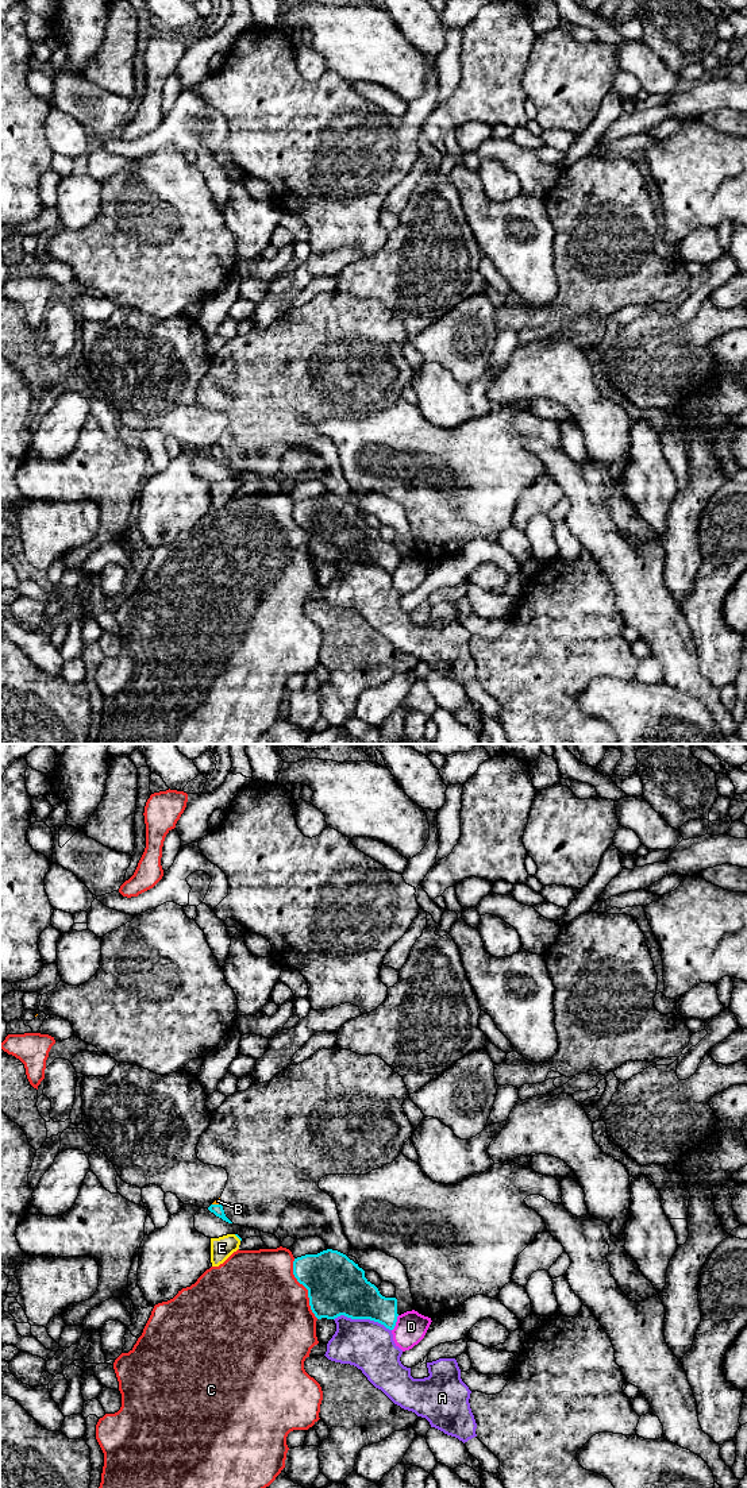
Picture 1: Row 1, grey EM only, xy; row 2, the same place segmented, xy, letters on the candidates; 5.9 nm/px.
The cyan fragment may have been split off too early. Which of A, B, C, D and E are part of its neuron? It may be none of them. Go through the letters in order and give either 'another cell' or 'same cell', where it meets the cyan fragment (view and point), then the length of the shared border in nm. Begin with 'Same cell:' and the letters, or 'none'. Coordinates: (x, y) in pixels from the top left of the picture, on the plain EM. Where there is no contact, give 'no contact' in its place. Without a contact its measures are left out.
Same cell: B
A: another cell; contact xy (362, 562); length 360 nm
B: same cell; contact xy (216, 448); length 60 nm
C: another cell; contact xy (305, 531); length 380 nm
D: another cell; contact xy (395, 567); length 100 nm
E: another cell; contact xy (238, 481); length 60 nm

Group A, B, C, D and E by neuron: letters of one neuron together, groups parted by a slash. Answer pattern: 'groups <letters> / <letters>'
groups A / B / C / D / E

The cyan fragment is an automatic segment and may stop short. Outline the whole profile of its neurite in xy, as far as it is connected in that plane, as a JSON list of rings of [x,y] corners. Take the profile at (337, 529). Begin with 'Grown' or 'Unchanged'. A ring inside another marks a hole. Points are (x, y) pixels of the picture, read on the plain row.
Unchanged. [[[327,493],[317,498],[294,502],[293,519],[308,533],[309,550],[317,563],[335,563],[344,559],[351,563],[370,563],[393,574],[397,566],[397,543],[385,541],[365,521],[365,514],[346,498]]]

